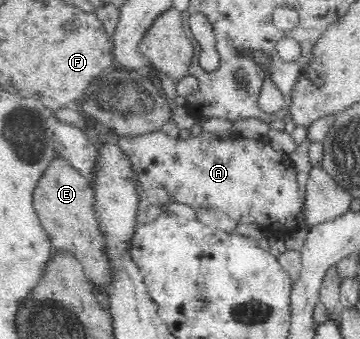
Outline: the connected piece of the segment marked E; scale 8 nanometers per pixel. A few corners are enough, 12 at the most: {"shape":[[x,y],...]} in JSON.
{"shape":[[55,157],[34,209],[60,255],[111,296],[119,273],[94,188]]}

